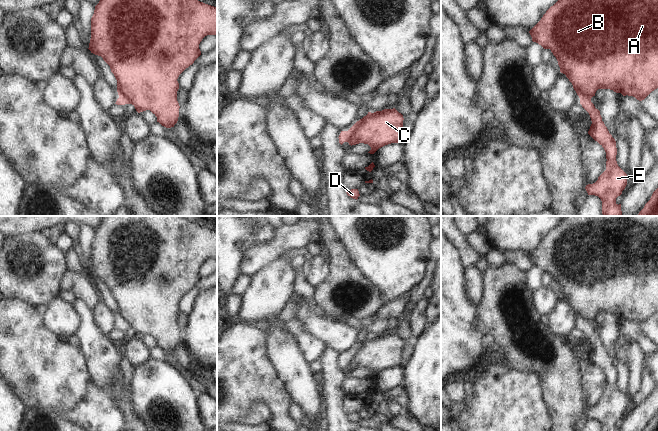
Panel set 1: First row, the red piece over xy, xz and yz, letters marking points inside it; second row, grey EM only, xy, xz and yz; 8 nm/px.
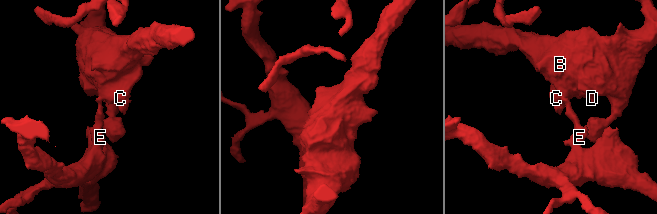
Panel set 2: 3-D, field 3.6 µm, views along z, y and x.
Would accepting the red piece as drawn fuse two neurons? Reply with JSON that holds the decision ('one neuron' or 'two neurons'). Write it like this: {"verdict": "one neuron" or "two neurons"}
{"verdict": "two neurons"}

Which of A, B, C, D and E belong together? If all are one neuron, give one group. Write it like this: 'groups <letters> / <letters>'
groups A B C D / E

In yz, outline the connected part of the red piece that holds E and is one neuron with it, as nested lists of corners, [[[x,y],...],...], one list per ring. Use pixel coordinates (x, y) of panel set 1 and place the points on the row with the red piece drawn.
[[[580,100],[582,107],[589,113],[592,124],[588,134],[597,141],[606,152],[606,170],[598,177],[598,180],[593,184],[586,185],[585,189],[588,195],[598,196],[602,201],[603,216],[622,216],[621,204],[616,203],[616,198],[622,194],[622,191],[627,185],[627,174],[618,166],[616,161],[617,148],[616,141],[609,133],[607,127],[602,121],[600,111],[595,108],[590,100]]]

